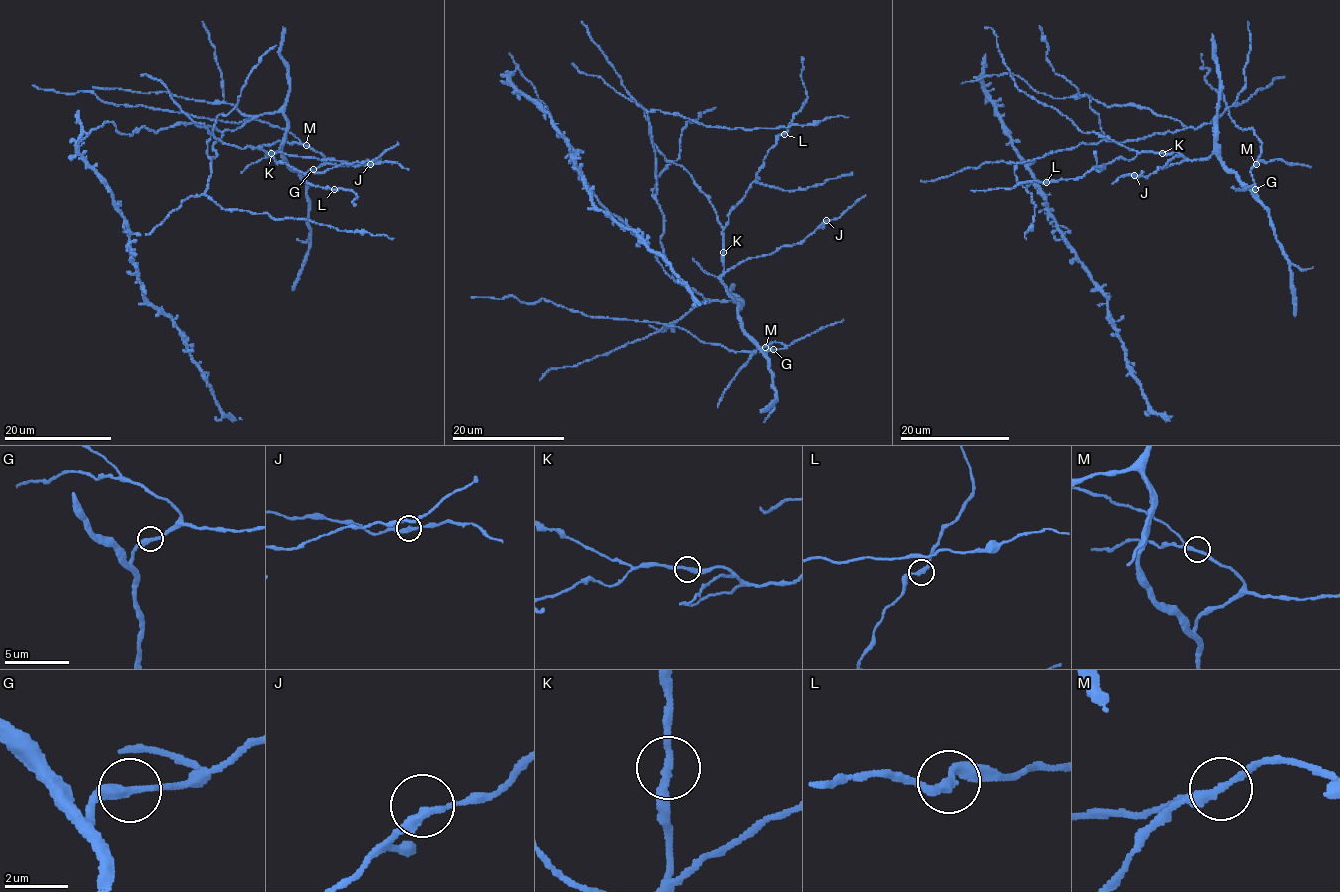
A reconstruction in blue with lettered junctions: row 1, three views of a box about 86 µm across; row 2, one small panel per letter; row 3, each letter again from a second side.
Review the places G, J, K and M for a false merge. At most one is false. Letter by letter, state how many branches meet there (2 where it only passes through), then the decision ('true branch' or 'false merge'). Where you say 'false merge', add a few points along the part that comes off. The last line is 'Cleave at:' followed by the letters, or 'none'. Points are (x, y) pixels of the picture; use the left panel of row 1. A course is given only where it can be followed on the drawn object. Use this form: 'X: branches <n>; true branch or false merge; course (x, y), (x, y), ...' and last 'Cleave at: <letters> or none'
G: branches 2; true branch
J: branches 2; true branch
K: branches 2; true branch
M: branches 2; true branch
Cleave at: none

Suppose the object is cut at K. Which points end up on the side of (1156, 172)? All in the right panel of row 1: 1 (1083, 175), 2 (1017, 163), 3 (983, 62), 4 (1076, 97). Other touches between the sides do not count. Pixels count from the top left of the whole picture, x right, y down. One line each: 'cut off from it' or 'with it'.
1: cut off from it
2: with it
3: with it
4: with it

